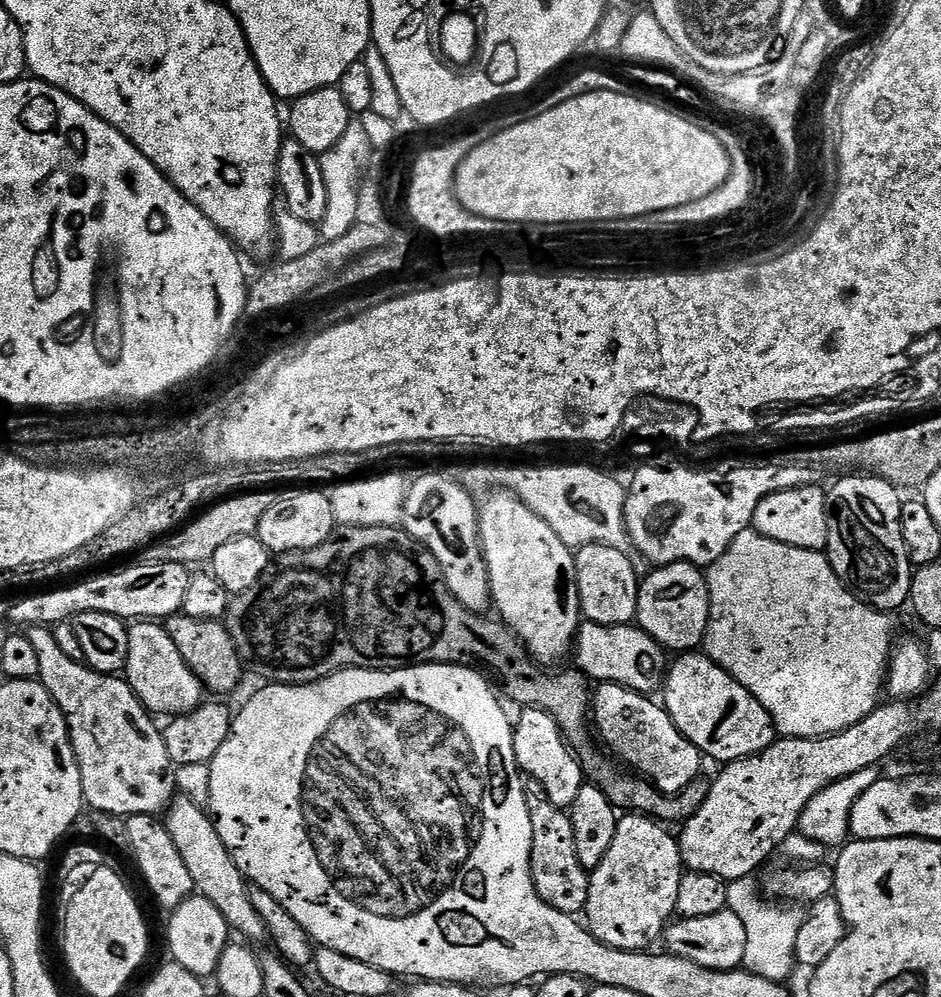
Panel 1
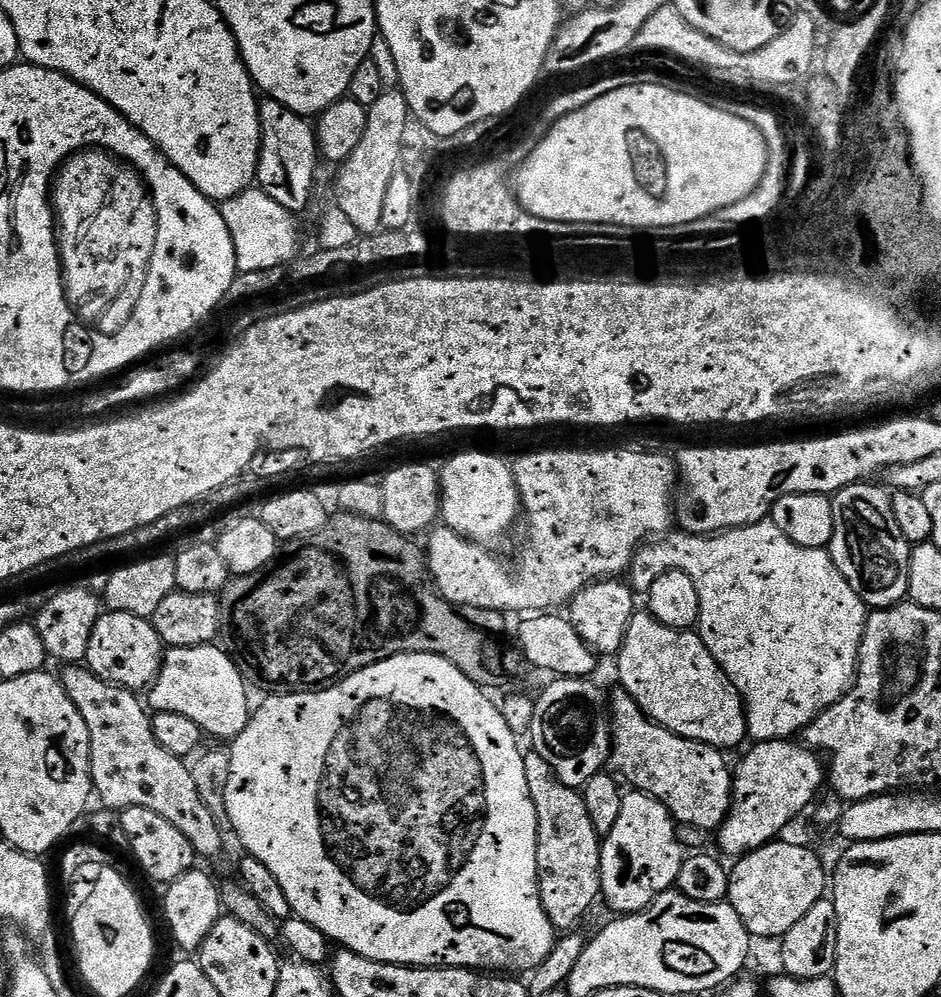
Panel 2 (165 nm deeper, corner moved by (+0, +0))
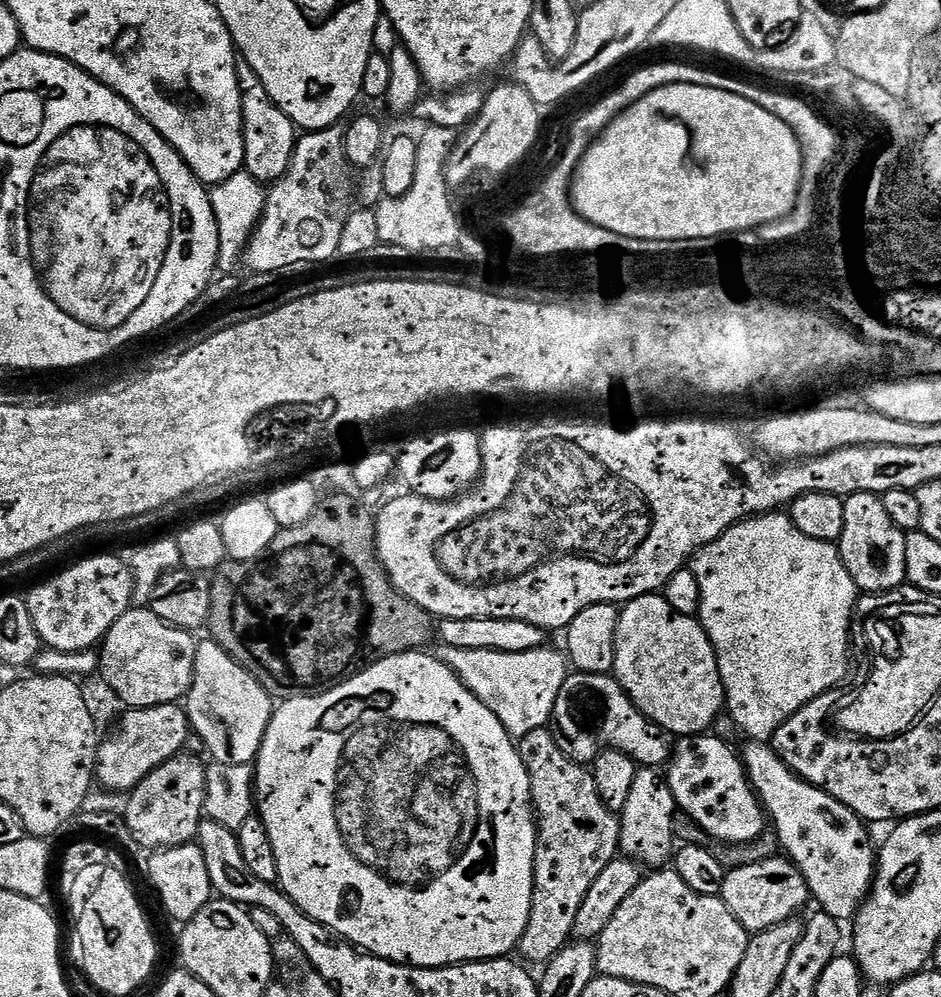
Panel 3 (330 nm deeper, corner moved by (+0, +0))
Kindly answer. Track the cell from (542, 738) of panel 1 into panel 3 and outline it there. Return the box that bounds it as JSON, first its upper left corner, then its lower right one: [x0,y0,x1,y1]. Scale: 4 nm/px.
[552,671,674,770]

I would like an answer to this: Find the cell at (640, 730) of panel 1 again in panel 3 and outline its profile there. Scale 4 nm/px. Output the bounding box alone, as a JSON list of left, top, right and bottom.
[666,734,766,844]

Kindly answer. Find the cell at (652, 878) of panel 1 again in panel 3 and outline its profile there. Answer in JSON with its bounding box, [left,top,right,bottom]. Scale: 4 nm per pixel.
[619,767,678,870]

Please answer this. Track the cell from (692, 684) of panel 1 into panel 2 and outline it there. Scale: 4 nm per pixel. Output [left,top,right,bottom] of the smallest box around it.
[615,610,749,750]

